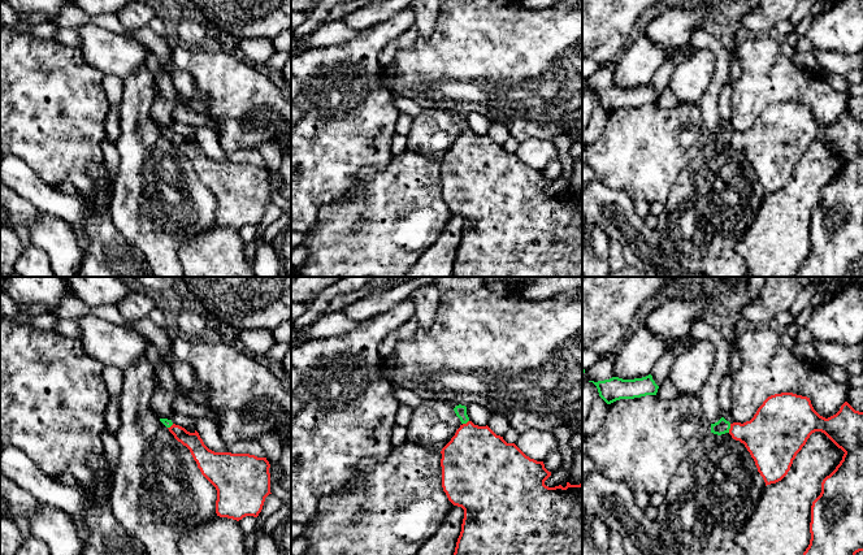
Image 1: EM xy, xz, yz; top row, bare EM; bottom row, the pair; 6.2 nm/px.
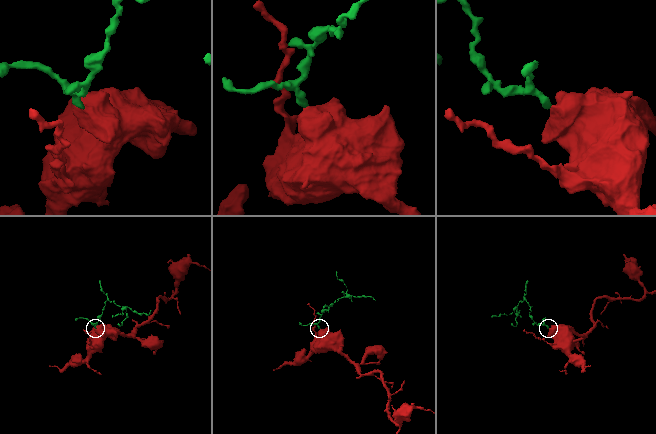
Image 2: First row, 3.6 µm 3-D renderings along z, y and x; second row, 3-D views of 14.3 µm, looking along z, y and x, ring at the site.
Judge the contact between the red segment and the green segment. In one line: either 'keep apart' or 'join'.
join

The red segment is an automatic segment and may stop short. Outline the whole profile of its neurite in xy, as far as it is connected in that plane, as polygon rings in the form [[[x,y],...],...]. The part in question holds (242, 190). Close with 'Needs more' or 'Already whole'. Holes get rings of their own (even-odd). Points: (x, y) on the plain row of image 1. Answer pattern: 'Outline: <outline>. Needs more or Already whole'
Outline: [[[160,127],[160,130],[169,138],[178,151],[190,159],[201,183],[216,196],[217,225],[237,230],[246,225],[259,225],[265,207],[272,203],[269,182],[270,173],[266,166],[257,166],[250,162],[214,161],[204,153],[196,139],[190,142],[185,136],[173,133],[172,129],[168,127]]]. Needs more

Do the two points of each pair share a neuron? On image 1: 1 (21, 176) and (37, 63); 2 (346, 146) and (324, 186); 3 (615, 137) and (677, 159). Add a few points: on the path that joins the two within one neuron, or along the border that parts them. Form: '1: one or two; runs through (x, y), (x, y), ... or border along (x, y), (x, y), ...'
1: two; border along (13, 155), (20, 157), (44, 182)
2: one; runs through (335, 156), (324, 168), (324, 176)
3: one; runs through (631, 152), (638, 152), (645, 159), (662, 159)

